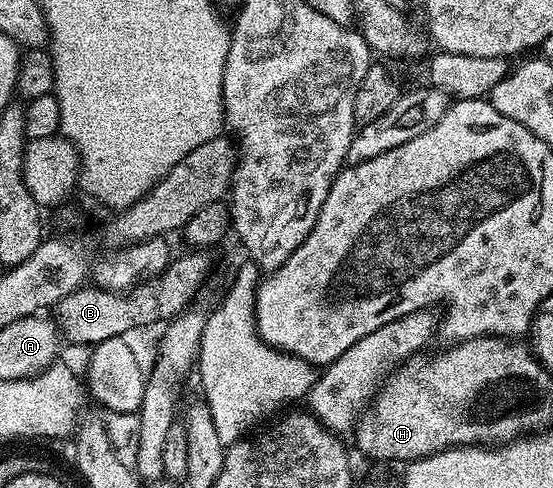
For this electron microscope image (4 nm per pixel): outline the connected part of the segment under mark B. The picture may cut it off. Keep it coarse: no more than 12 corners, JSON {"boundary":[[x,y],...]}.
{"boundary":[[176,256],[127,292],[84,287],[54,306],[66,340],[86,347],[166,323],[211,269]]}

